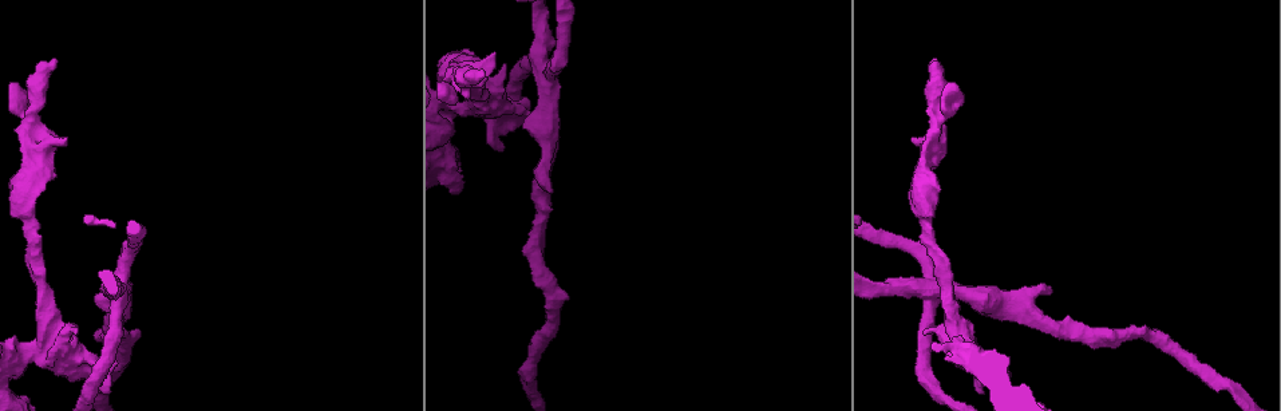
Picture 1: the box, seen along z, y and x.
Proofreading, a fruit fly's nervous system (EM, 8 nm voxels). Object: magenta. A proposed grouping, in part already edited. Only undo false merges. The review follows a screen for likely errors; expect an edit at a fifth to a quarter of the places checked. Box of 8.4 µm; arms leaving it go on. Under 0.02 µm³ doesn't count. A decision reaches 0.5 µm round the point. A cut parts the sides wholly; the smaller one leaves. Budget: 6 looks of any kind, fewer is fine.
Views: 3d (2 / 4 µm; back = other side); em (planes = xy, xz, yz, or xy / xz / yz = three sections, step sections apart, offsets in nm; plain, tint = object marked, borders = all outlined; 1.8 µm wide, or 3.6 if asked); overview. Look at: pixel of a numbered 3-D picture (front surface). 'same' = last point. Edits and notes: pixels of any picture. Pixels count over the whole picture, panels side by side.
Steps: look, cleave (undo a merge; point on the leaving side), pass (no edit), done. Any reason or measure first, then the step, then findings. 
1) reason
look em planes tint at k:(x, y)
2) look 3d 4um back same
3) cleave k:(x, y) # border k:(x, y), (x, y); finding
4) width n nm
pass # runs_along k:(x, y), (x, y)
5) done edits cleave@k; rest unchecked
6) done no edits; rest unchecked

three arms meet
look 3d 2um at 1:(454, 65)

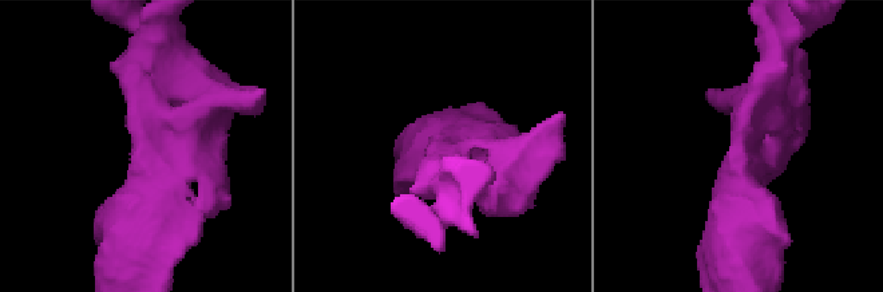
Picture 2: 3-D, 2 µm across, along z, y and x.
shape alone is not enough
look em xy step 16 tint at 2:(450, 152)

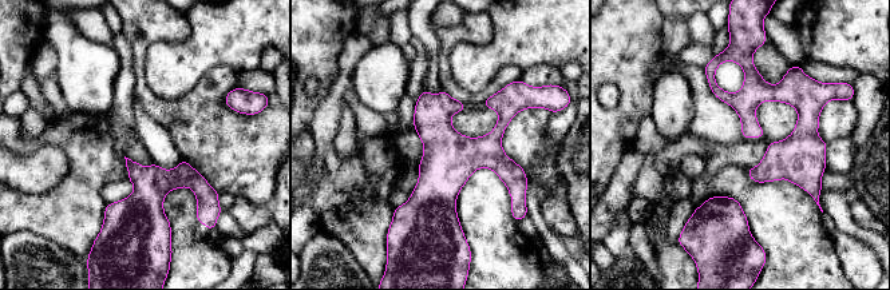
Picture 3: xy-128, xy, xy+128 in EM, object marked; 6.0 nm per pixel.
width 110 nm
pass # one neuron here

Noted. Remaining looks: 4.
look em 3.6um planes tint at 1:(474, 104)

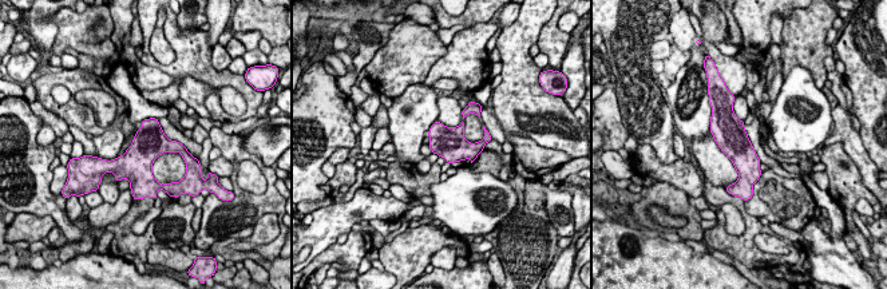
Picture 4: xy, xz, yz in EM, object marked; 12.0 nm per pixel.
pass # all the same neuron

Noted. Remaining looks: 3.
looks like a crossing
look 3d 2um at 1:(939, 290)

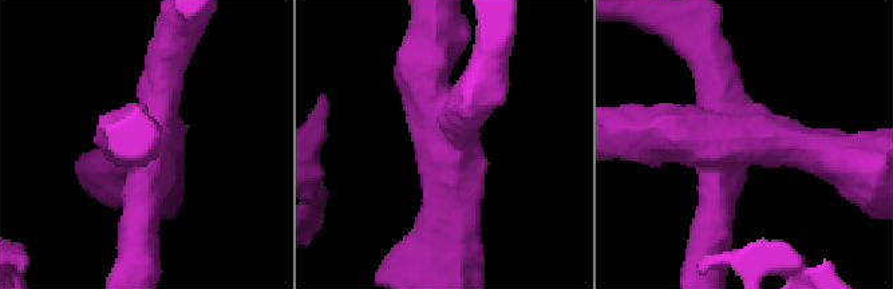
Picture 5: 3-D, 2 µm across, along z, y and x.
arms 4; shape alone is not enough
look em 3.6um xy step 16 tint at 5:(450, 136)

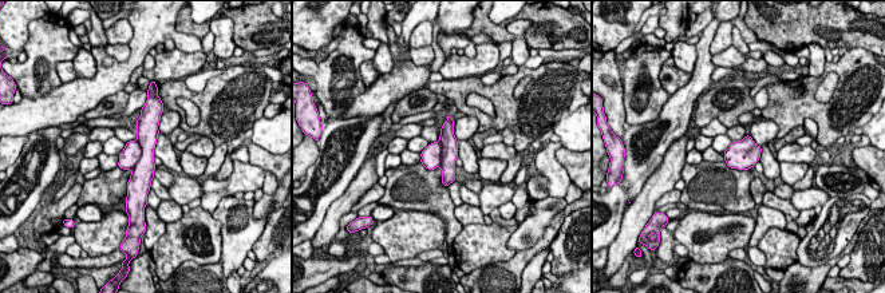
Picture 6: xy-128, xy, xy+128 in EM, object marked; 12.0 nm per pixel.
cut it another way
look em 3.6um planes borders same

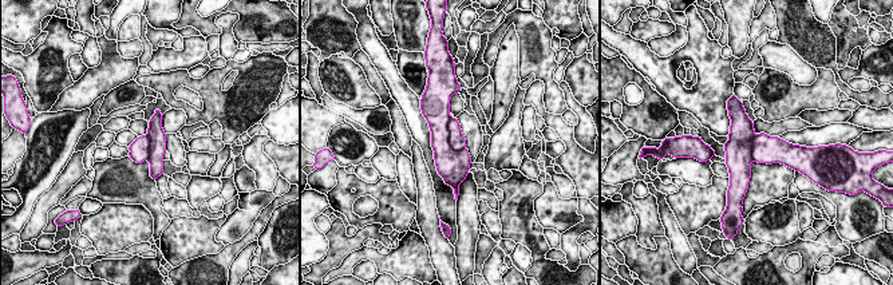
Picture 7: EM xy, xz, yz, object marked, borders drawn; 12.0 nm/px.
cleave 7:(445, 155) # a second neuron is stuck on

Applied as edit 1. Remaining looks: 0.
done edits cleave@7; rest unchecked

